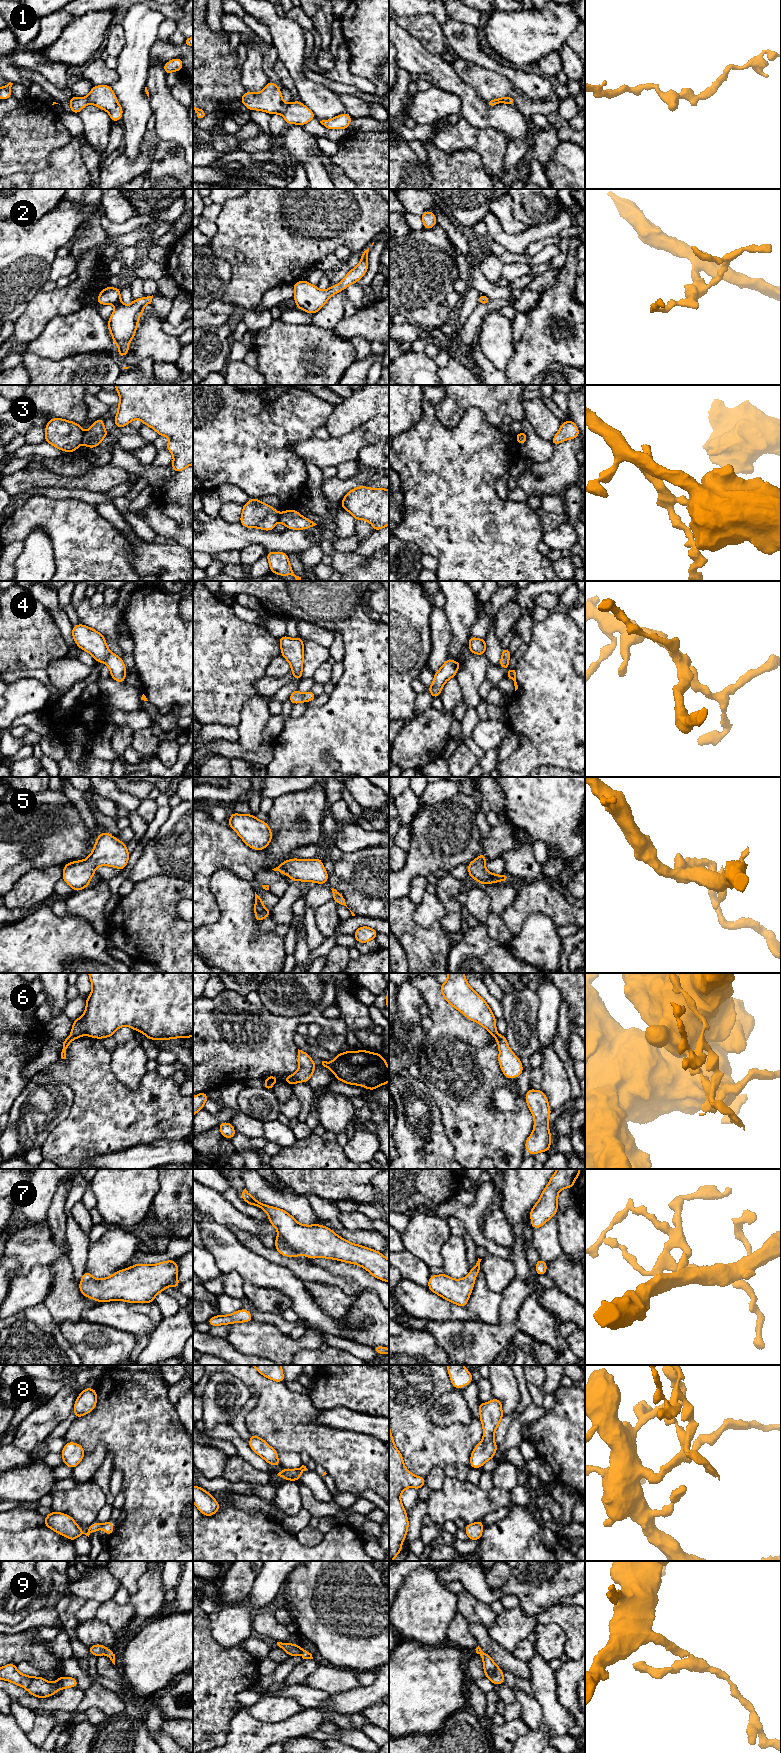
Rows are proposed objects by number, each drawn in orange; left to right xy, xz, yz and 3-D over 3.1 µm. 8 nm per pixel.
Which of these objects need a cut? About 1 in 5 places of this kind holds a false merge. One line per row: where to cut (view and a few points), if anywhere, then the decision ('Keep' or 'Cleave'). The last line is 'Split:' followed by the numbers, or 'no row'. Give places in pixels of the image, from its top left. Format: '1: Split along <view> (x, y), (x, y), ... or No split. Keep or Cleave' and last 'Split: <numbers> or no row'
1: No split. Keep
2: No split. Keep
3: Split along xy (83, 432), (80, 442). Cleave
4: No split. Keep
5: No split. Keep
6: Split along xz (266, 1080), (273, 1083). Cleave
7: No split. Keep
8: No split. Keep
9: No split. Keep
Split: 3, 6

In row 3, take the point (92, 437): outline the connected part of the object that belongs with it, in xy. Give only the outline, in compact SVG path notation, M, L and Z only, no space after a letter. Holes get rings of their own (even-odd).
M96 419L95 423L83 432L81 443L88 448L94 448L99 446L101 441L108 435L109 433L104 428L104 420Z

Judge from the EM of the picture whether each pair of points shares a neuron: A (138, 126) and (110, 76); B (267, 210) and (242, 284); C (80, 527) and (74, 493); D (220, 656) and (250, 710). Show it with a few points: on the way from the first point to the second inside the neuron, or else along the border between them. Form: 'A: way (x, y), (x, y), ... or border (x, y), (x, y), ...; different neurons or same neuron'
A: border (116, 70), (117, 77), (110, 85); different neurons
B: way (266, 228), (266, 260), (260, 266); same neuron
C: border (52, 498), (73, 498), (94, 506); different neurons
D: border (259, 694), (245, 702), (238, 723); different neurons

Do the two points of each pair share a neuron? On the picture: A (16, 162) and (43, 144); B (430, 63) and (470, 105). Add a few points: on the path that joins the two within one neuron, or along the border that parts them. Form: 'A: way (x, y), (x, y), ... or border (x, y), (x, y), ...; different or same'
A: way (23, 155), (36, 144); same
B: way (441, 73), (463, 94); same

